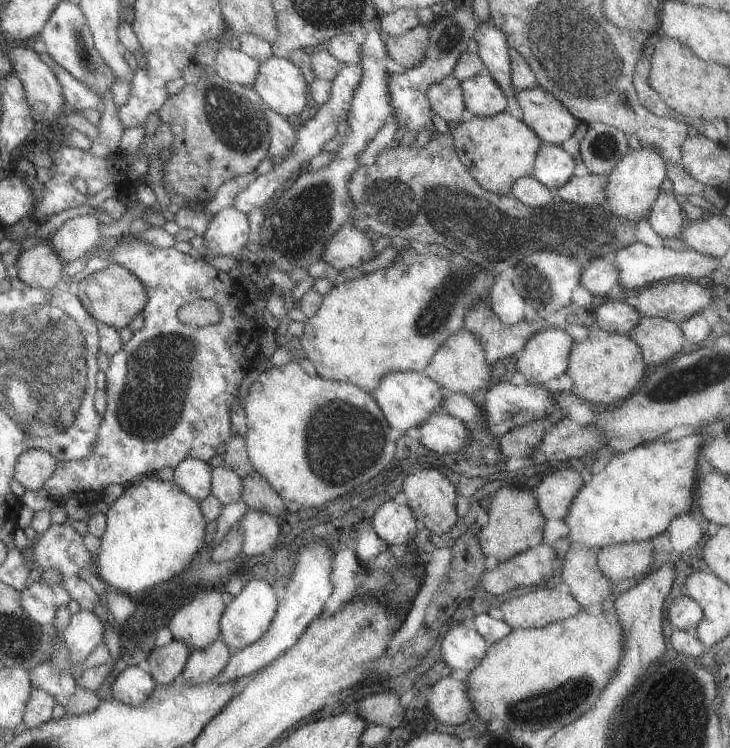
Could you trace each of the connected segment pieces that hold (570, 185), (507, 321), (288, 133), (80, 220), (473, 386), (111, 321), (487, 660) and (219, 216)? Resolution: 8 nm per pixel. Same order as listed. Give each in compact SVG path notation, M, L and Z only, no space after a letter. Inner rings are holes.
M591 175L577 177L572 176L566 184L557 189L560 200L579 204L579 206L600 206L605 199L603 188L605 188L607 176Z
M496 276L489 290L489 310L505 326L513 326L524 320L524 300L519 296L510 280Z
M265 108L262 116L268 129L268 157L272 160L281 159L290 152L296 133L282 115Z
M85 212L65 220L45 241L63 264L71 263L100 247L99 222Z
M461 329L448 336L439 349L435 350L423 368L422 374L443 389L471 397L475 392L483 391L483 388L487 389L487 382L491 376L490 370L491 366L483 358L483 350L479 342L475 342L475 338L467 330Z
M117 264L108 265L102 270L89 274L77 282L73 294L82 303L87 313L99 324L115 328L117 331L127 327L133 317L141 313L145 306L145 290L142 283L125 268Z
M603 609L599 614L591 615L582 610L574 616L551 622L541 628L512 629L507 636L490 644L481 662L467 674L466 682L455 680L449 674L433 684L425 704L430 718L442 724L459 726L467 720L468 714L475 710L482 722L499 718L503 720L507 730L527 728L531 732L547 726L561 728L573 722L577 716L582 716L583 712L587 712L593 706L599 692L607 686L607 682L611 682L619 666L619 654L623 650L623 630L617 618L613 621L608 619L609 611L611 610ZM533 704L537 706L535 708L537 714L531 716Z
M233 207L219 210L209 220L202 236L207 250L237 259L246 256L245 244L252 239L247 216Z

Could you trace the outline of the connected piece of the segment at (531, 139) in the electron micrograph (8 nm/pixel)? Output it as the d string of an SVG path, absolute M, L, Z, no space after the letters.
M505 111L491 117L472 116L470 120L459 122L451 134L455 153L467 173L484 190L489 190L494 194L508 195L512 184L519 178L529 177L537 150L543 145L523 122L519 122Z

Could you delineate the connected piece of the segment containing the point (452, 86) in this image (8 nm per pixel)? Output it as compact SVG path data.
M450 75L427 88L426 100L429 102L431 113L447 124L457 124L464 112L460 82Z

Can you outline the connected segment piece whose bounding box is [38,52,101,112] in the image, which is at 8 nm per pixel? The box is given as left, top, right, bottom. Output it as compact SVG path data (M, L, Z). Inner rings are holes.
M43 52L38 55L39 59L54 74L54 78L60 87L60 92L66 107L73 111L83 112L85 109L92 109L101 102L101 97L97 97L92 91L89 91L83 84L74 80L65 70L62 70L51 58Z

